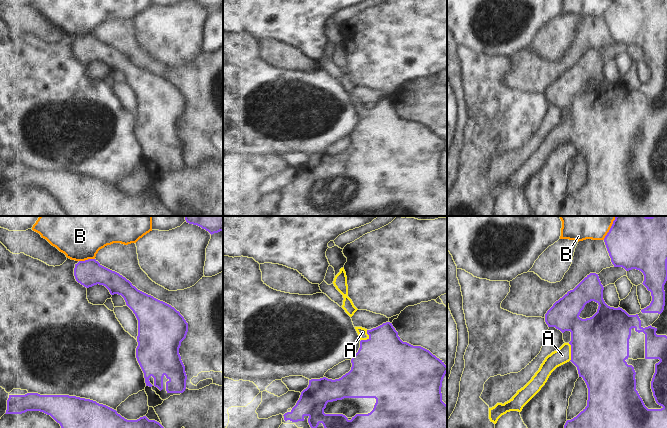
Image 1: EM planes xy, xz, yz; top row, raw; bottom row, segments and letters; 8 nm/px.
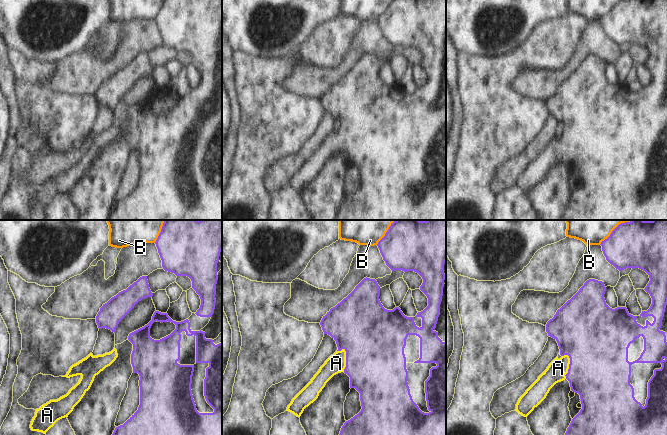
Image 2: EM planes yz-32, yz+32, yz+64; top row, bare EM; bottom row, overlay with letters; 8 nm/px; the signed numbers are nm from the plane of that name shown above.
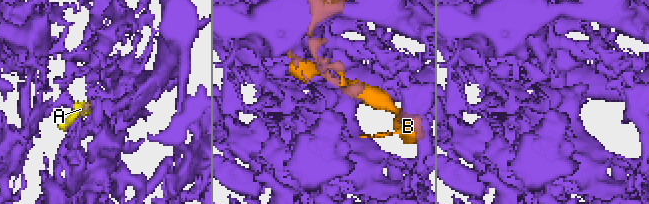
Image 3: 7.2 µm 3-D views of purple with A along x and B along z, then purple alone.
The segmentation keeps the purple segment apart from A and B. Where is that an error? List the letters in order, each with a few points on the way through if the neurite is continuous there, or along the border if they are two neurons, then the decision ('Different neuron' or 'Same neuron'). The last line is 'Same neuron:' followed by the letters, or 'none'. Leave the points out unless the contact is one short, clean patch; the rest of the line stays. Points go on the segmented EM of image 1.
A: Same neuron
B: Different neuron
Same neuron: A

